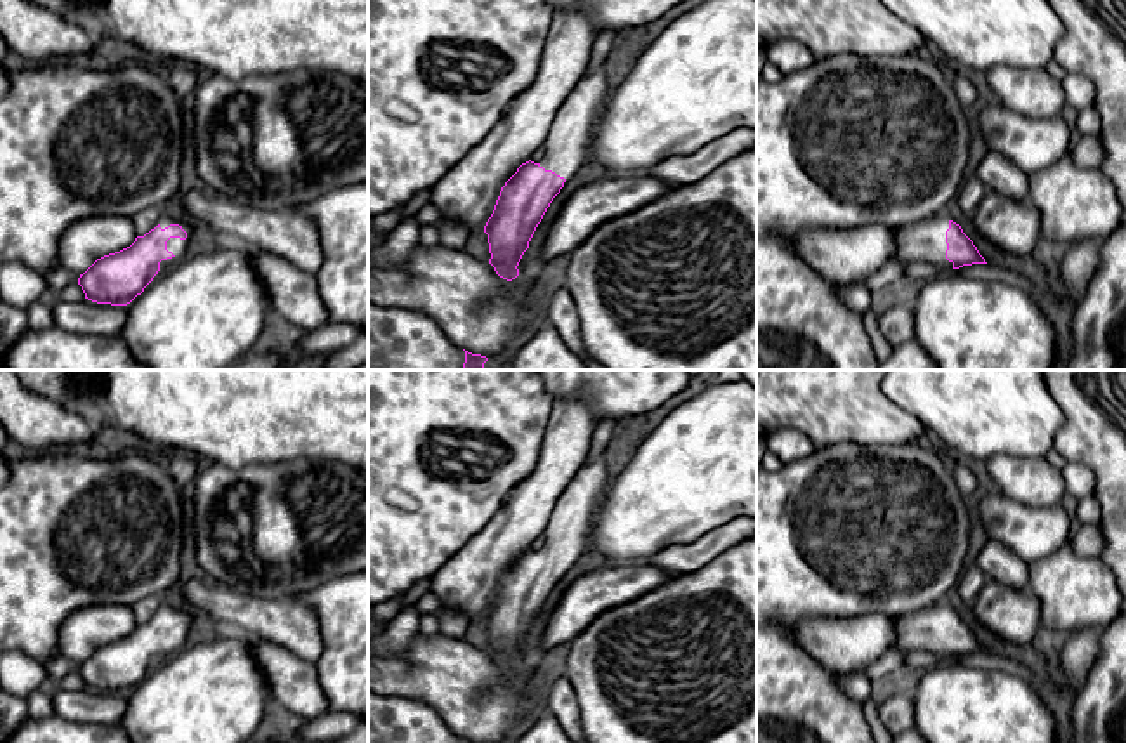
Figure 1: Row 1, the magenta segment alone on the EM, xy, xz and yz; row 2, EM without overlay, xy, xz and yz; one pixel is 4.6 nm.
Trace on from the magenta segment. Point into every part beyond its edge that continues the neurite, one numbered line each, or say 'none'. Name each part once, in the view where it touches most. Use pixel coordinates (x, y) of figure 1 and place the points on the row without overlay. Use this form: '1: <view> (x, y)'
1: xy (176, 634)

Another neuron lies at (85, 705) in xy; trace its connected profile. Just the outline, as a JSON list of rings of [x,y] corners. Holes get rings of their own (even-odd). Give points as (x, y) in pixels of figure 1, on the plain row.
[[[52,687],[54,715],[83,724],[118,726],[125,715],[127,694],[97,693],[88,687],[69,693]]]

